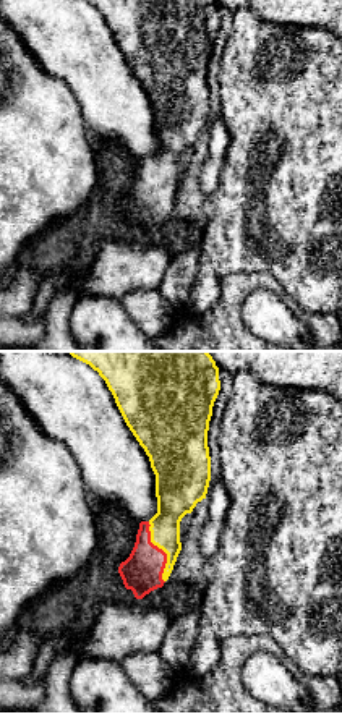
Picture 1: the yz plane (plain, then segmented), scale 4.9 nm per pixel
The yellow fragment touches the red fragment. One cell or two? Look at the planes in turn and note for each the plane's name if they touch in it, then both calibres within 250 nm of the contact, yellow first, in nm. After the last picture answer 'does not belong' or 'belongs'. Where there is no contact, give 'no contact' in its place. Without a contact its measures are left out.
yz | 180/200 nm

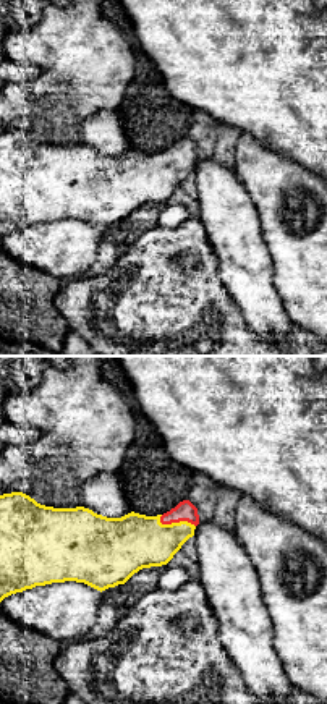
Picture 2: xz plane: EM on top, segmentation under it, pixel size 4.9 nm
xz | 280/100 nm

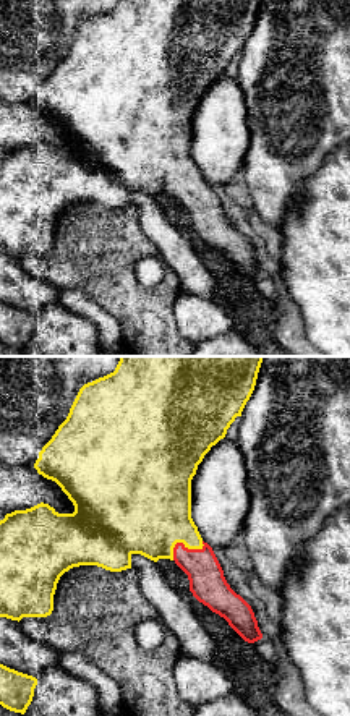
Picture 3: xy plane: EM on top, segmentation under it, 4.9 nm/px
xy | 460/180 nm

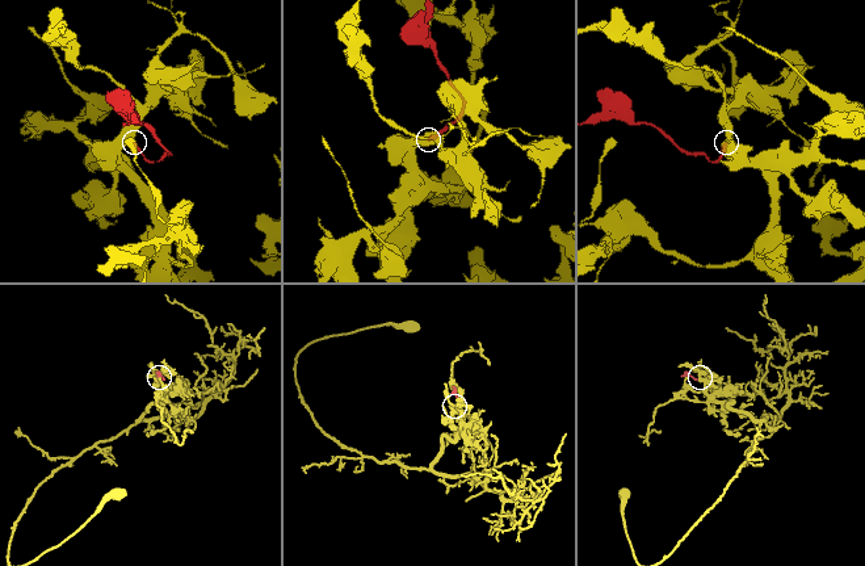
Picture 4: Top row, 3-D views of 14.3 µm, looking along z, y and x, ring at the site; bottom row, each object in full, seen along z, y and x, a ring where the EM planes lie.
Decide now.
belongs

